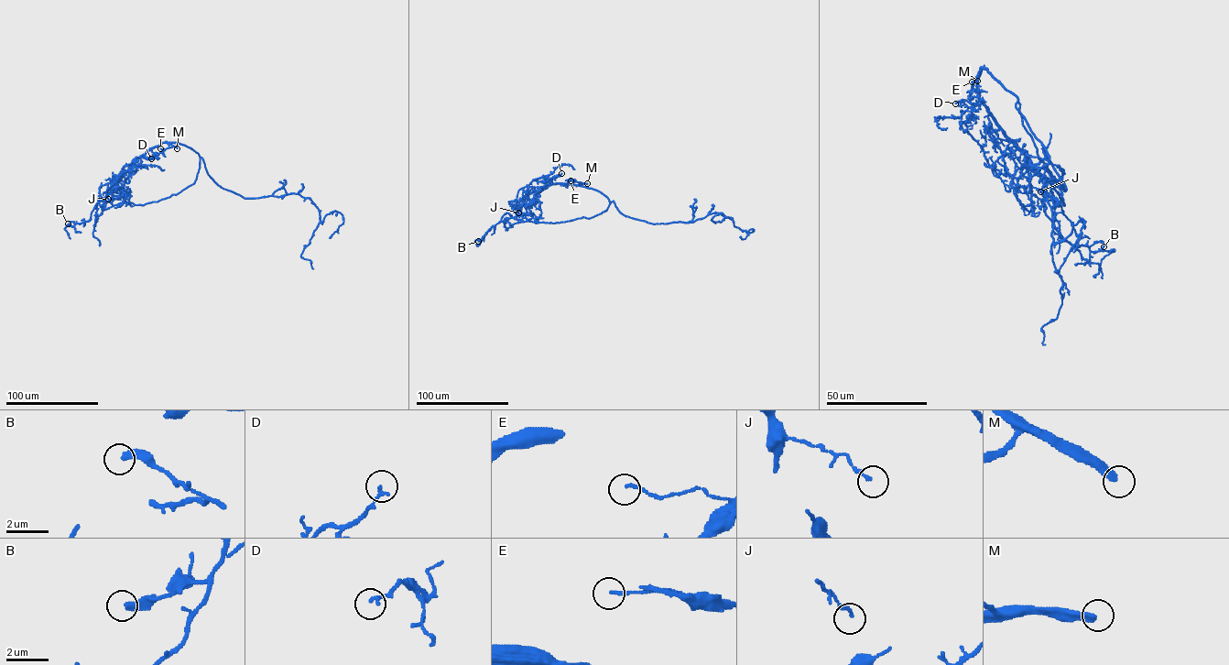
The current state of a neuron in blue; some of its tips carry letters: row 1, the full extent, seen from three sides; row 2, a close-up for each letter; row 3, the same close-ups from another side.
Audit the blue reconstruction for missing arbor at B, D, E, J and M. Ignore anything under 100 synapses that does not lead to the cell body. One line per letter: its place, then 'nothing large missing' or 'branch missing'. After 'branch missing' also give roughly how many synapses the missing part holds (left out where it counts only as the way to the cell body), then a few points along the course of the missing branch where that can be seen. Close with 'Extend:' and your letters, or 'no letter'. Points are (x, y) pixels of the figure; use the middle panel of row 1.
B: place (478, 241); nothing large missing
D: place (561, 173); nothing large missing
E: place (570, 180); nothing large missing
J: place (518, 212); nothing large missing
M: place (587, 183); branch missing; 300 synapses; course (587, 183), (593, 183), (598, 178), (597, 170), (590, 164), (591, 157)
Extend: M

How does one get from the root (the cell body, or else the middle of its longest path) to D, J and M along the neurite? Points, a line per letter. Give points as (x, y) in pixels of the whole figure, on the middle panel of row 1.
D: (614, 204), (591, 188), (552, 183), (550, 180), (561, 173)
J: (614, 204), (591, 188), (550, 183), (526, 208), (523, 203), (516, 207), (518, 212)
M: (614, 204), (600, 191), (578, 185), (587, 183)

